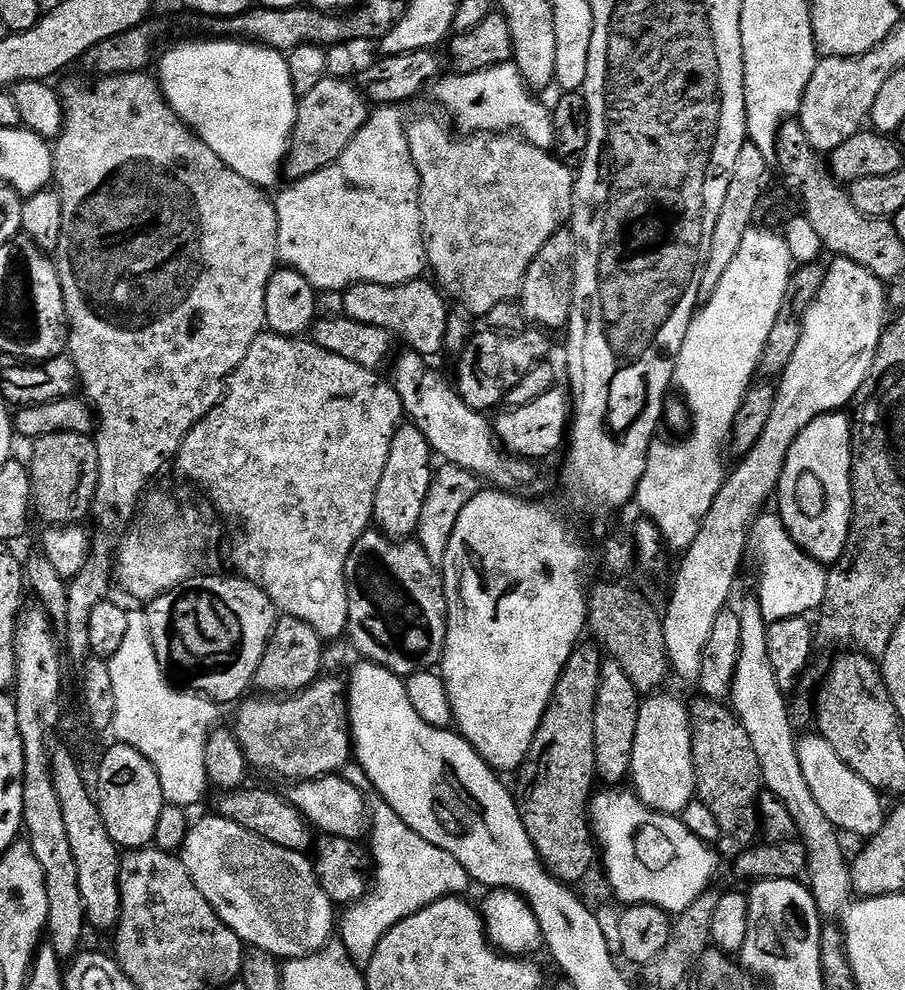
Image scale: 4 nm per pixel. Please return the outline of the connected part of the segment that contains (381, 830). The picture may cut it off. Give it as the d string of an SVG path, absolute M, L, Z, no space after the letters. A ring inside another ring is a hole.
M376 802L370 808L370 864L374 875L370 887L355 904L343 909L344 917L338 920L338 940L344 944L354 962L361 970L370 966L370 958L374 958L374 950L378 950L378 942L398 922L410 918L419 908L430 906L436 900L446 896L463 897L464 891L470 887L466 870L454 857L446 854L438 846L426 842L394 810L389 804Z

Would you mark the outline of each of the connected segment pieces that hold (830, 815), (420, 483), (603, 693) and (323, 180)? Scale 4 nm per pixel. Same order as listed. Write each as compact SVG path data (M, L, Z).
M800 736L796 745L798 762L802 766L802 775L806 777L806 786L810 786L810 794L814 794L814 802L818 804L822 814L841 833L849 832L852 836L871 838L876 836L886 819L886 807L882 801L881 793L870 787L838 754L834 754L834 746L826 742L823 736Z
M411 422L401 423L390 442L390 458L386 458L386 470L382 470L382 482L378 482L378 494L374 494L374 524L390 540L407 541L419 530L419 519L426 496L430 492L434 473L434 453L426 434Z
M608 662L601 667L600 670L600 685L598 686L598 696L596 698L596 705L594 706L594 758L596 759L596 774L602 781L605 780L605 785L620 786L620 784L629 779L632 770L632 754L634 752L634 734L638 734L638 714L640 713L640 705L642 703L641 693L637 692L636 687L630 682L630 678L626 678L626 674L622 674L622 670L614 662Z
M396 106L377 107L362 128L354 134L350 146L342 150L342 154L333 164L295 181L291 185L293 188L288 188L280 197L278 195L275 197L274 203L278 214L279 259L287 267L298 270L298 274L305 276L312 287L319 291L347 290L354 284L405 284L411 280L419 280L425 275L424 235L420 221L420 172L414 166L414 158L408 145L406 116L403 116L400 111L401 109Z

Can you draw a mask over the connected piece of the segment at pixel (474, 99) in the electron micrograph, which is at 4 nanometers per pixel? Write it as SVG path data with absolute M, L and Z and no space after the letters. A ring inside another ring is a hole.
M515 63L499 64L477 72L445 75L435 81L436 100L461 133L503 132L519 134L534 146L548 150L554 145L552 114L539 104L531 88L524 83Z

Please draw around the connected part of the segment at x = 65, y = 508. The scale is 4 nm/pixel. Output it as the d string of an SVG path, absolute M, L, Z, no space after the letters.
M59 432L58 434L46 434L38 438L31 445L32 464L30 463L30 475L32 478L32 499L34 501L35 515L40 515L45 525L54 524L80 524L89 519L92 503L96 497L98 486L98 450L92 436L82 434L70 434Z

